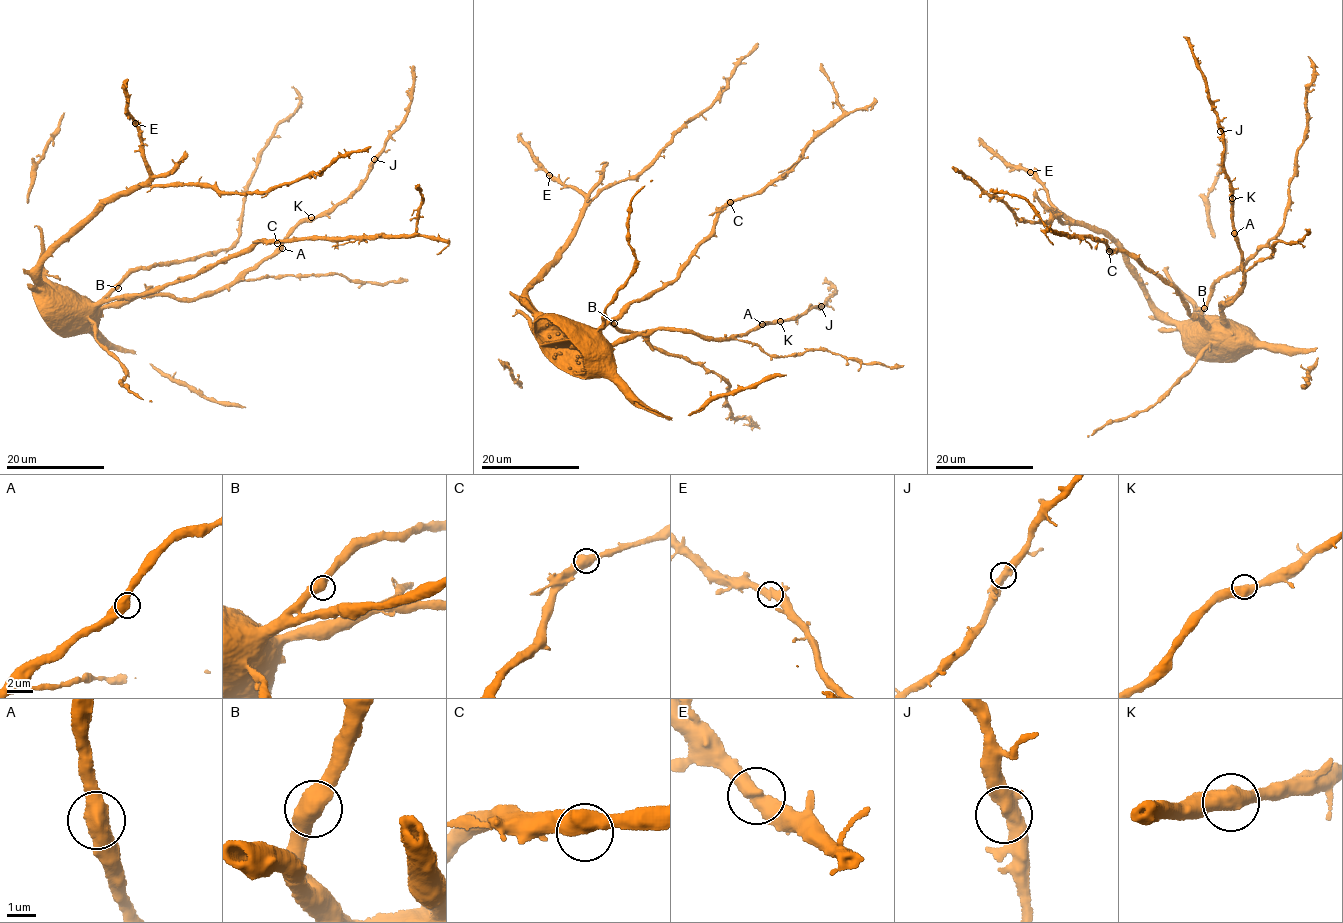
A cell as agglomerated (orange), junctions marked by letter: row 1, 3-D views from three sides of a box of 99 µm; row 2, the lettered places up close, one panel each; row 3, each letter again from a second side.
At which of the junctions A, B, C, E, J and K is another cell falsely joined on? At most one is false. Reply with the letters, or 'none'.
none

